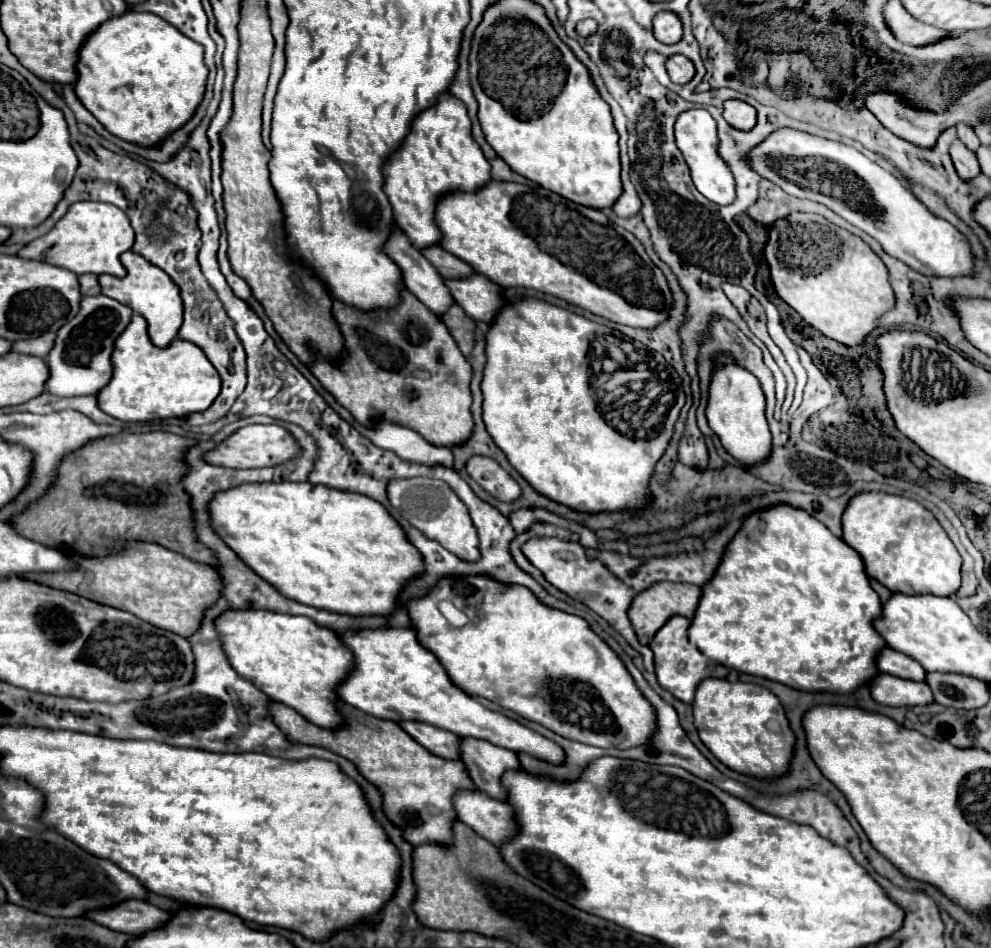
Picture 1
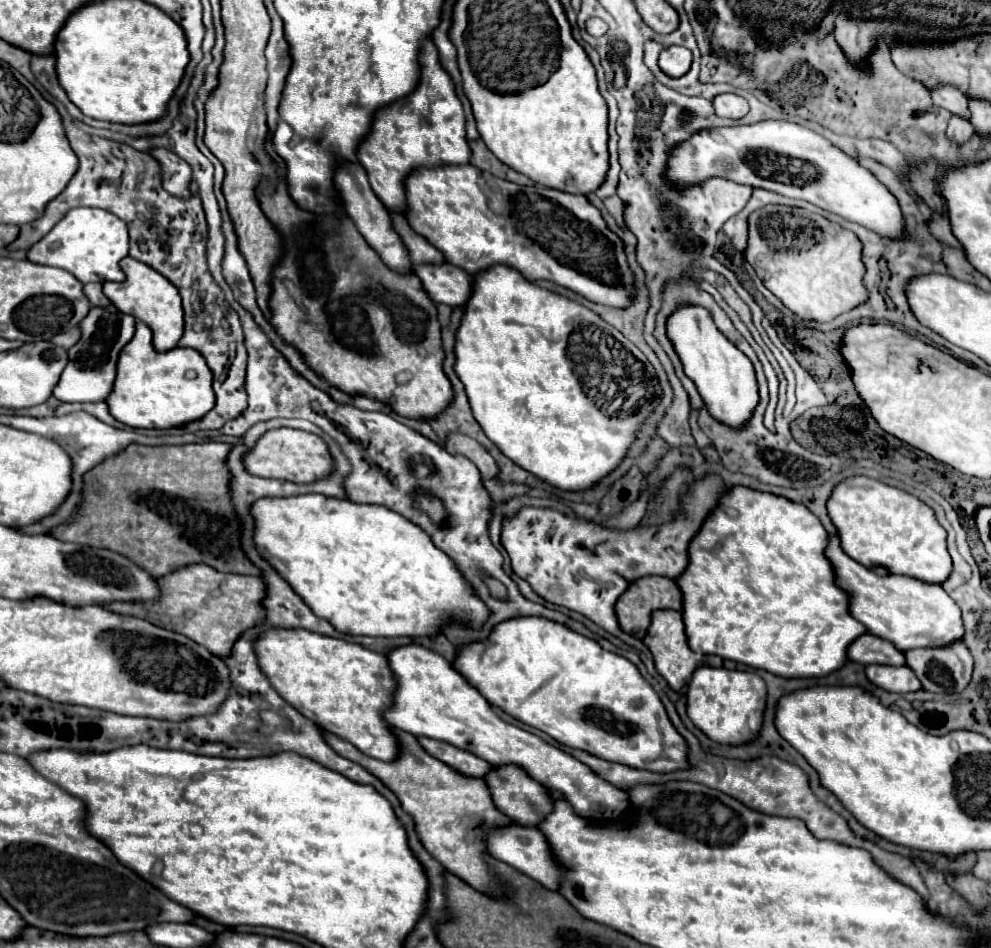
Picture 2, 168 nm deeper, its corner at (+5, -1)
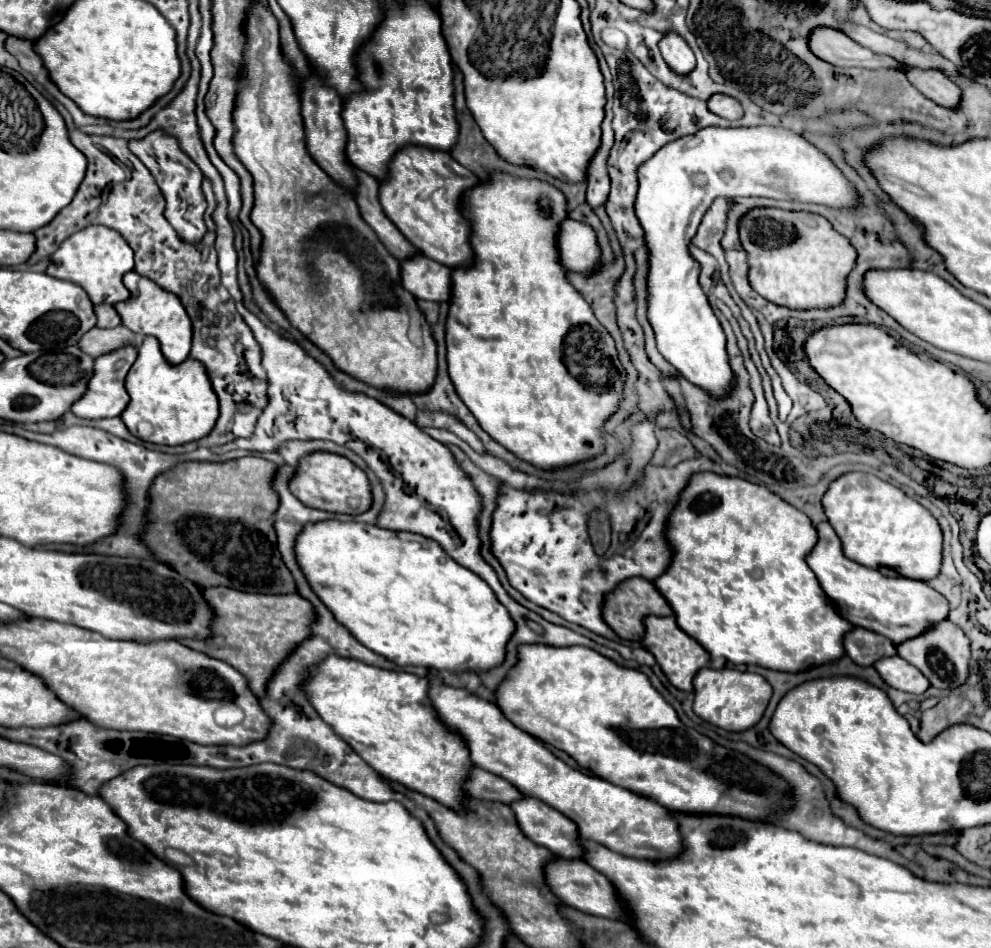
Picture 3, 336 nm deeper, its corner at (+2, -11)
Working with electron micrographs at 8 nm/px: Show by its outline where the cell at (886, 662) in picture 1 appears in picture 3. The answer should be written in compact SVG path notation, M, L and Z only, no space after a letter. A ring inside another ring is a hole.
M858 626L846 634L844 650L858 666L872 666L880 658L896 656L896 646L888 638Z

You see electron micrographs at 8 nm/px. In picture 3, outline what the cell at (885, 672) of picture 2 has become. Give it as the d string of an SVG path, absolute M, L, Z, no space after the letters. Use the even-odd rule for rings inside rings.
M900 656L878 660L874 668L888 686L902 690L902 692L924 694L930 686L928 680L912 664L908 664L906 660L900 660Z

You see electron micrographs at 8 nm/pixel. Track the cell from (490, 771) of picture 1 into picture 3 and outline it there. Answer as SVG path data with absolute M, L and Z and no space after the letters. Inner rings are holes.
M524 796L510 804L520 830L538 846L562 858L580 858L580 838L576 824L538 798Z

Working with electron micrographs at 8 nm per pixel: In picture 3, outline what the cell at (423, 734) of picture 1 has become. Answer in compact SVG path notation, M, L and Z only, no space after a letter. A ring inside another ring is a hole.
M472 768L462 788L464 792L468 792L472 798L478 798L478 800L498 800L498 802L510 804L520 798L520 790L516 790L510 782L482 768Z

